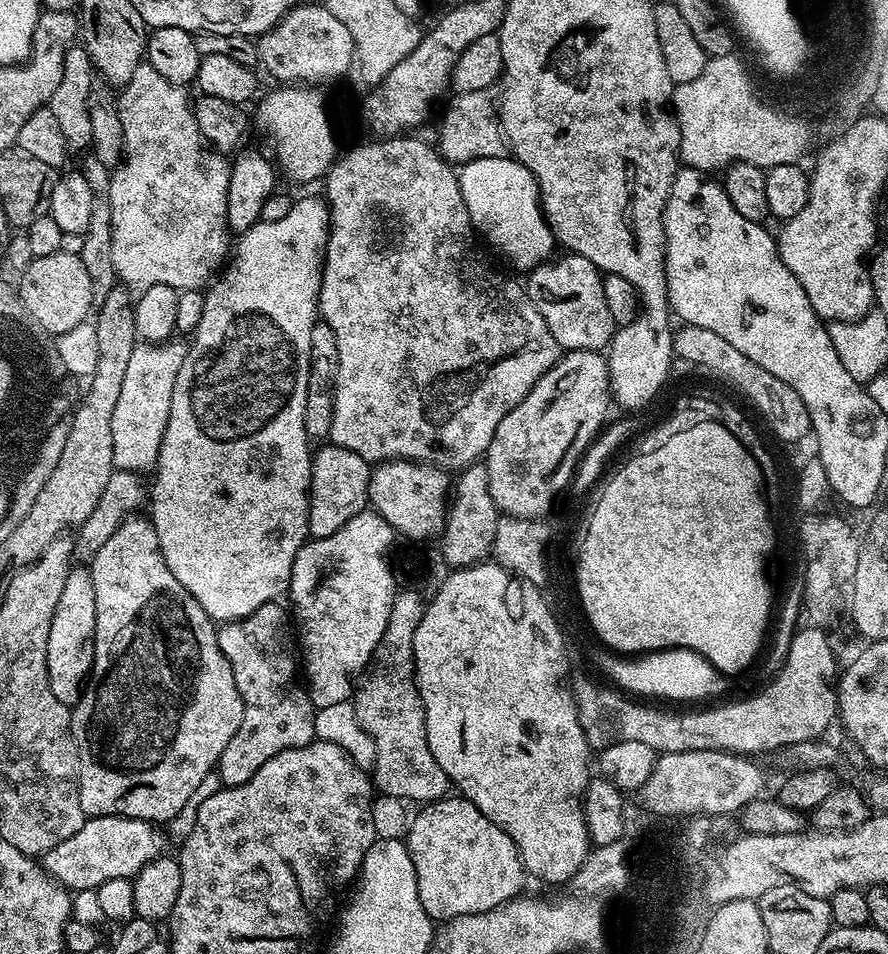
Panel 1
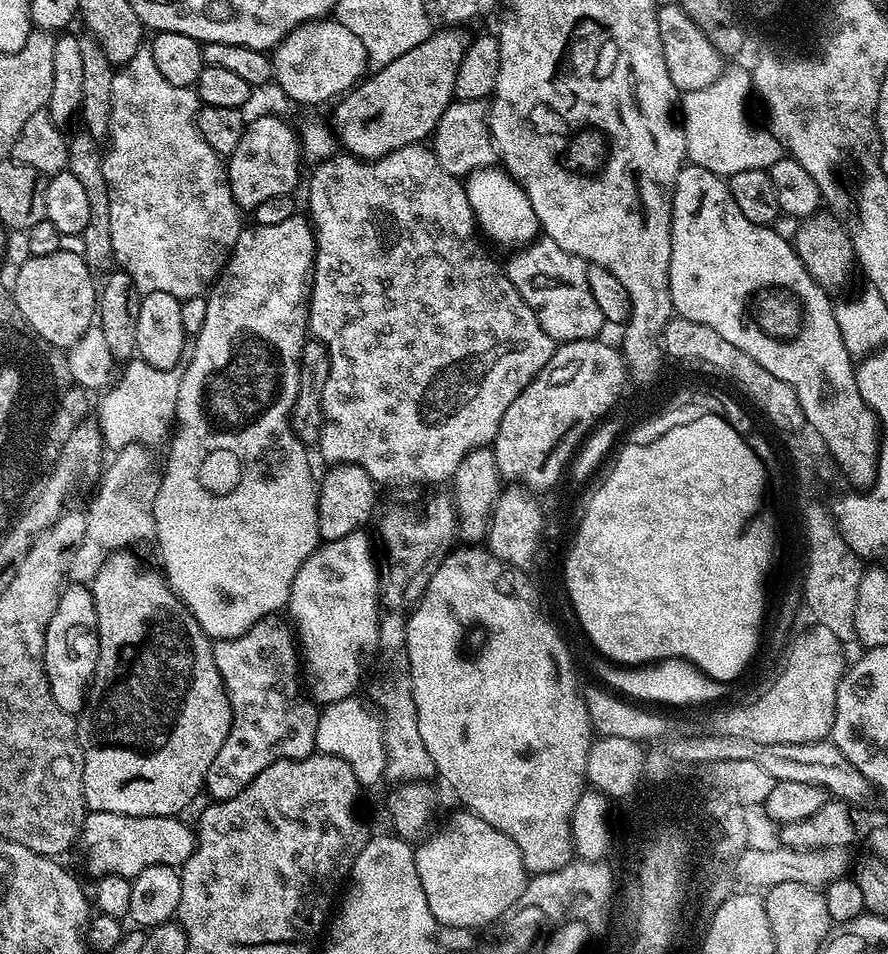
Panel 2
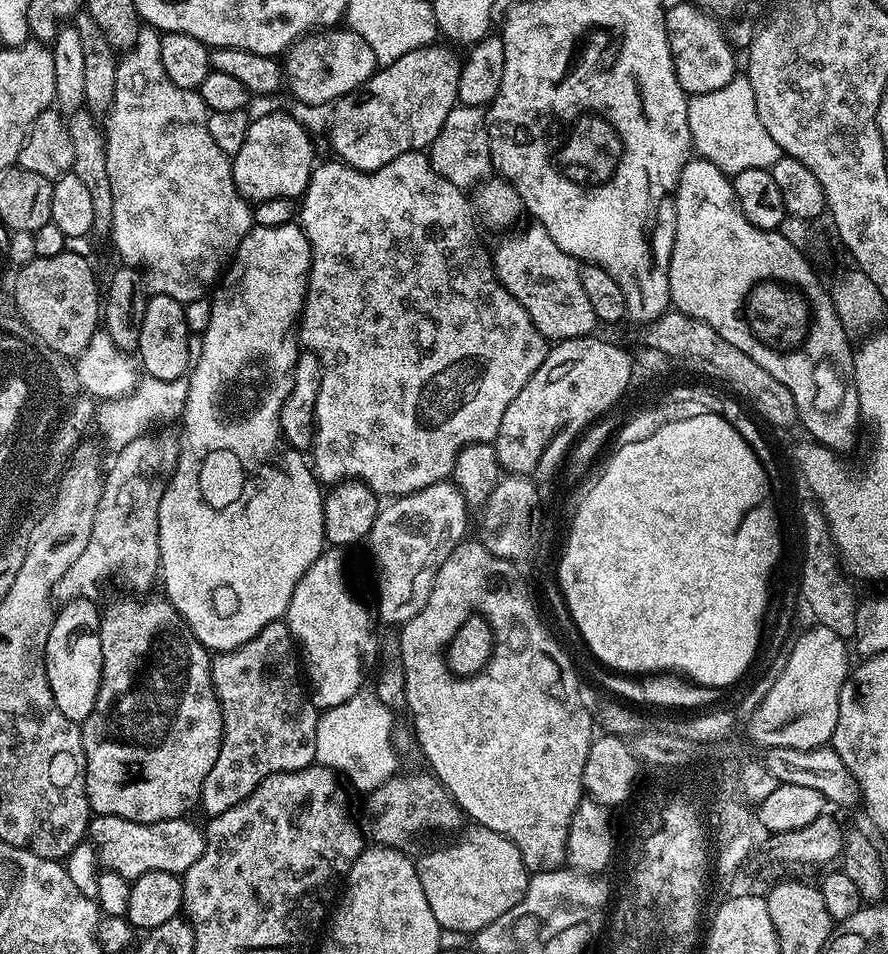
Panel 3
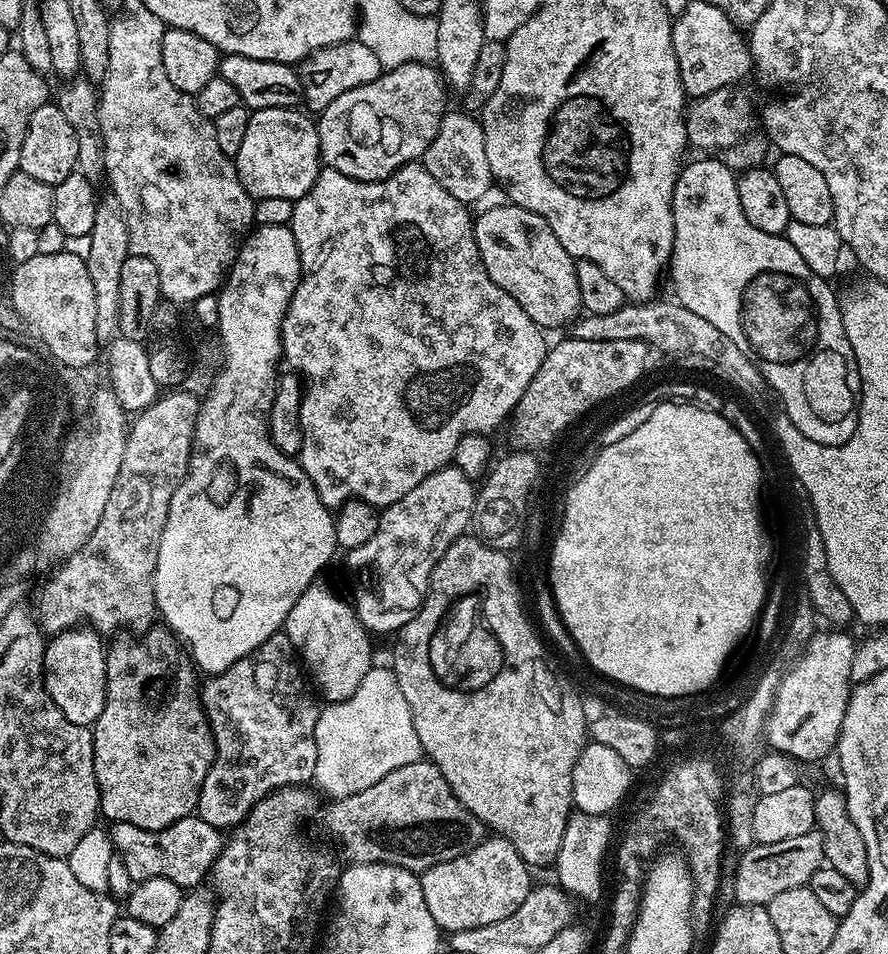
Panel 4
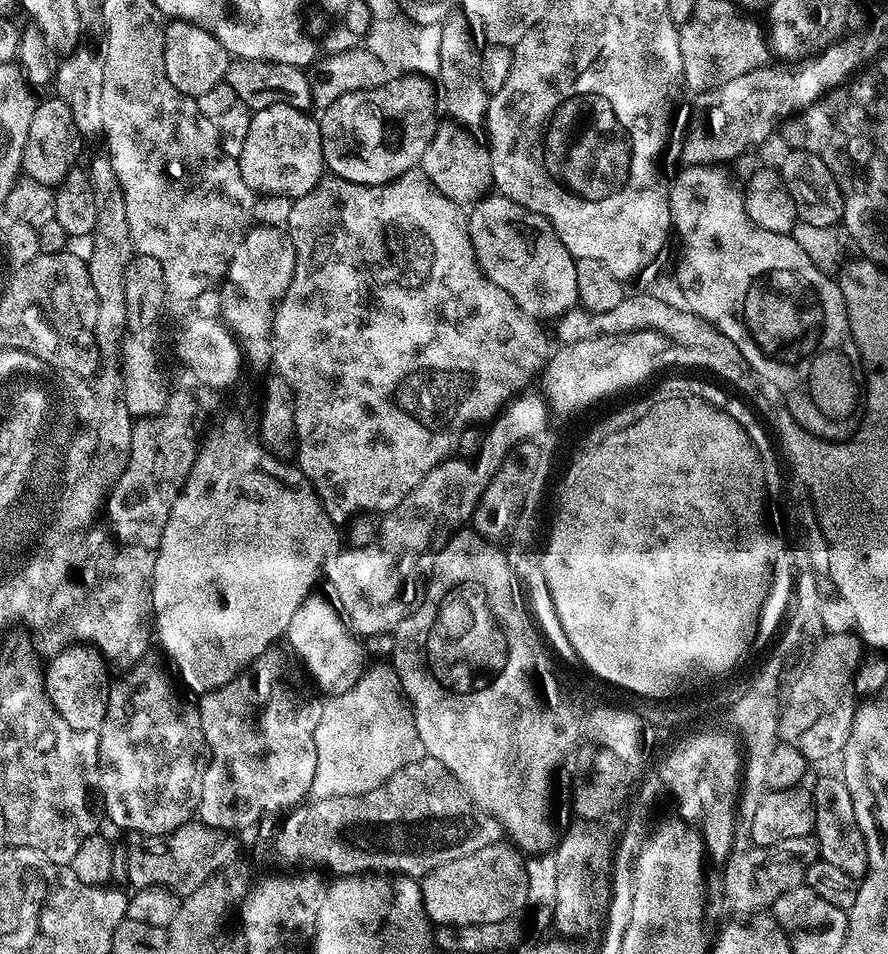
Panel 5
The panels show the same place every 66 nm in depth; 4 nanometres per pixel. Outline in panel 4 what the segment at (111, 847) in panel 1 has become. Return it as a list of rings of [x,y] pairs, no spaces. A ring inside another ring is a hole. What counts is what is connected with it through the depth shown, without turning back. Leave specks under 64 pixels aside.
[[[193,814],[166,826],[162,830],[142,830],[133,824],[113,823],[110,828],[113,849],[126,862],[134,882],[146,878],[170,878],[185,890],[195,889],[211,873],[214,862],[224,849],[226,836],[221,829],[210,826],[198,814]]]

